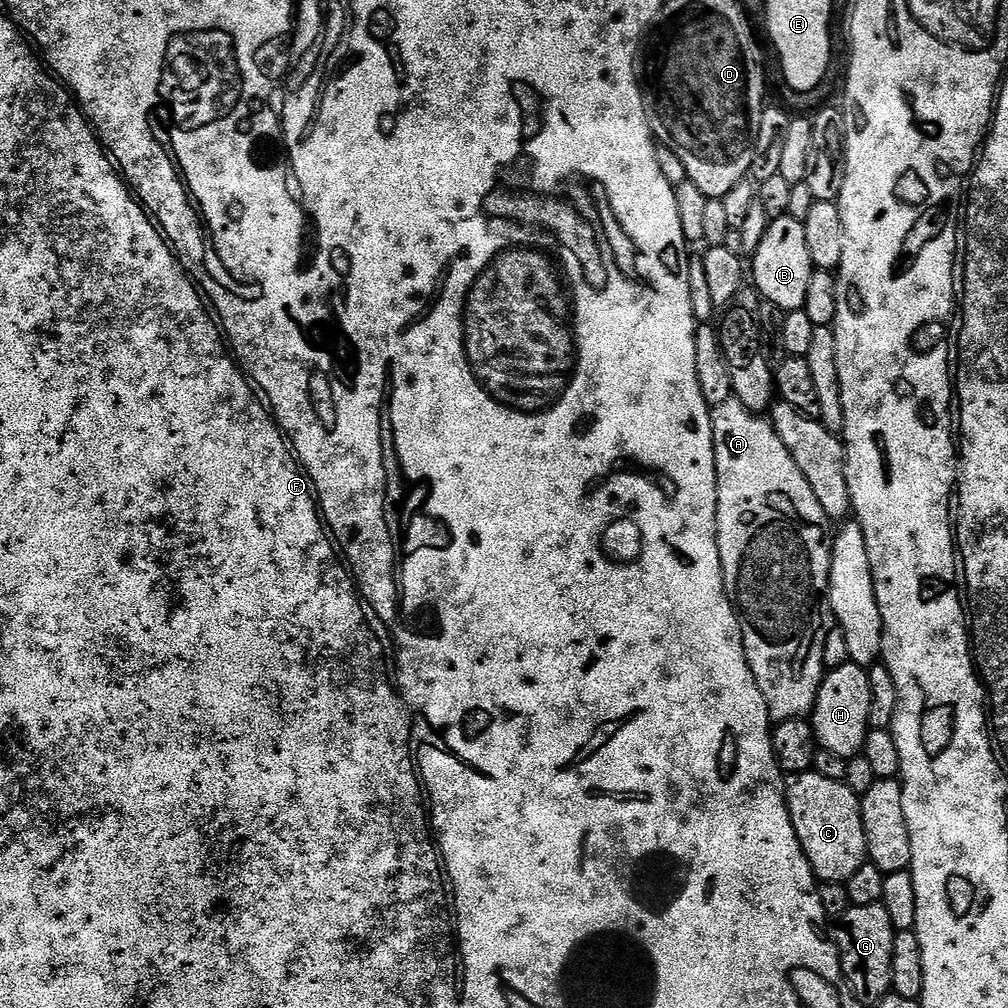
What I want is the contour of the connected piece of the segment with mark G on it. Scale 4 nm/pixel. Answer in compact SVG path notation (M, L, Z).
M883 903L848 908L840 920L830 928L830 939L840 954L840 969L862 1006L875 1006L882 997L892 992L892 951L897 931L886 914Z

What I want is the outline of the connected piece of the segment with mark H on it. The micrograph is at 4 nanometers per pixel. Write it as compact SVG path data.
M847 662L831 669L820 681L816 704L810 713L810 723L816 731L816 743L823 751L833 752L845 758L861 755L864 739L868 737L870 718L869 669Z

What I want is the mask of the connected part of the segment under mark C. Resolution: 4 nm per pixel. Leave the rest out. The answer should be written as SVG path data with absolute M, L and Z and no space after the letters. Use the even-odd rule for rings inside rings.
M811 771L787 777L786 799L796 837L817 881L844 884L854 870L863 866L868 855L860 809L861 797L856 796L843 780L822 778L822 774Z

